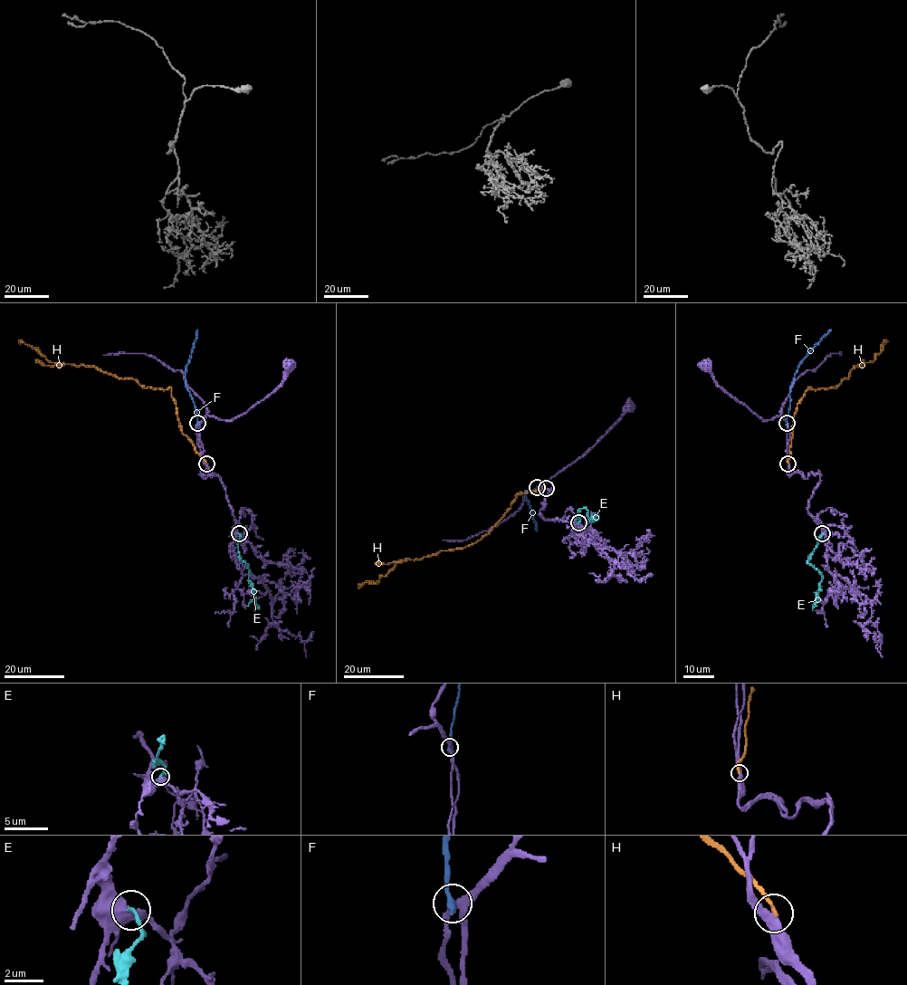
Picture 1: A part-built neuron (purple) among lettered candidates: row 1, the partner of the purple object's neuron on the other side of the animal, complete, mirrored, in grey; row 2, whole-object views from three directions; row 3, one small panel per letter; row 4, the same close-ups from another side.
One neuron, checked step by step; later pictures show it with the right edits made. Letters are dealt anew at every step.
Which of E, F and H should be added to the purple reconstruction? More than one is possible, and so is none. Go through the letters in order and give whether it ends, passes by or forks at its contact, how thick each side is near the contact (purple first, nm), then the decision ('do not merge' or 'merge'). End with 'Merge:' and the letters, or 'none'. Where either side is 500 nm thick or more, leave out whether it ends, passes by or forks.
E: it ends | 480/190 nm | merge
F: it ends | 240/320 nm | do not merge
H: it ends | 360/200 nm | do not merge
Merge: E

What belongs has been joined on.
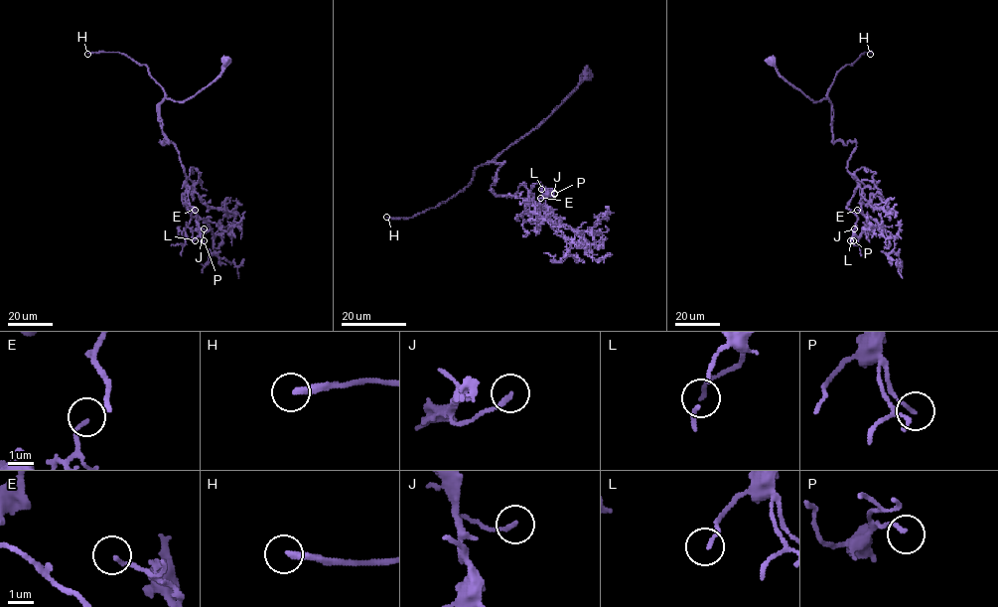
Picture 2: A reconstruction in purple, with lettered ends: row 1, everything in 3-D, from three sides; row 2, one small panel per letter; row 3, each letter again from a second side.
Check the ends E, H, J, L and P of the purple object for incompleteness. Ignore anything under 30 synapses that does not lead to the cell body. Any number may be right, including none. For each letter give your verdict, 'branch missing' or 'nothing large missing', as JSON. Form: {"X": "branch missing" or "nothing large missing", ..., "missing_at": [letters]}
{"E": "branch missing", "H": "branch missing", "J": "nothing large missing", "L": "nothing large missing", "P": "nothing large missing", "missing_at": ["E", "H"]}

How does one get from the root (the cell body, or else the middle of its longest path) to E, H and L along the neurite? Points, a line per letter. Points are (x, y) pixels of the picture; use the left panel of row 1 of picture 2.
E: (226, 61), (191, 97), (160, 104), (169, 143), (160, 140), (175, 146), (184, 203), (195, 210)
H: (226, 61), (224, 71), (213, 81), (191, 97), (177, 101), (165, 97), (145, 65), (118, 53), (87, 54)
L: (226, 61), (191, 97), (160, 104), (169, 143), (160, 140), (174, 143), (186, 174), (200, 232), (195, 240)

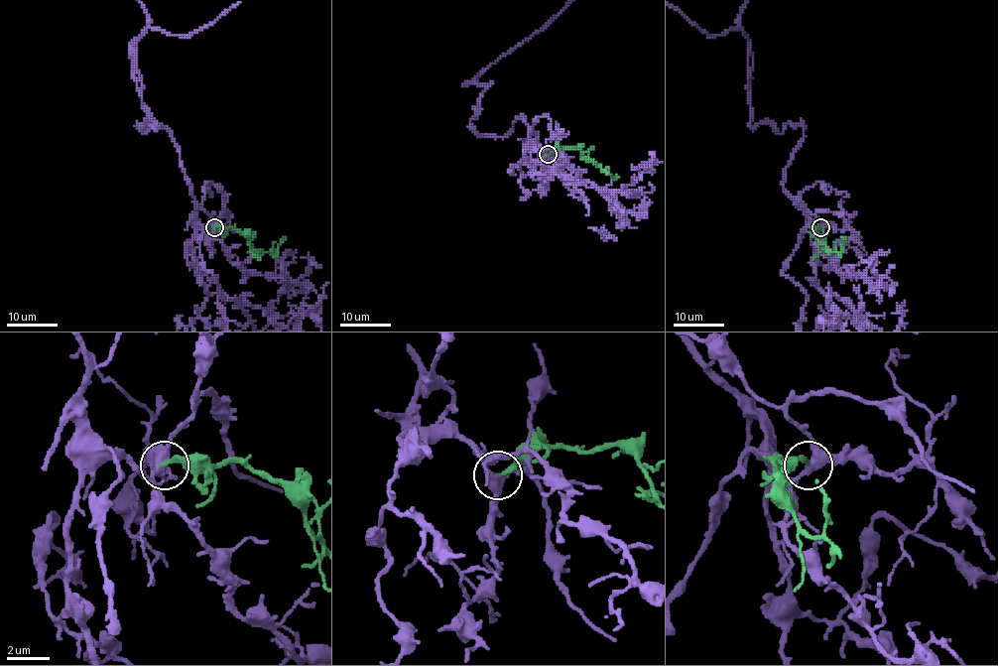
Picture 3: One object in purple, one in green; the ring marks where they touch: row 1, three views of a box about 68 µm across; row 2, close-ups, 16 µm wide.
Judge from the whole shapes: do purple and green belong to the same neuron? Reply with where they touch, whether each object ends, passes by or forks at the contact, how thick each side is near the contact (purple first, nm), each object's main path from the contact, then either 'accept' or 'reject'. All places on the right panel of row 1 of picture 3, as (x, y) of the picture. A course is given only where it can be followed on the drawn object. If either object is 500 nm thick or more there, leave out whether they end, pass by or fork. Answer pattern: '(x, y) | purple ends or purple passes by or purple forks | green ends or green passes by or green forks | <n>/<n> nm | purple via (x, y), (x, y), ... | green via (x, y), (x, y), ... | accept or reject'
(820, 227) | purple forks | green ends | 340/220 nm | purple via (820, 227), (784, 189), (800, 122), (749, 126), (739, 28), (696, 27) | green via (820, 227), (813, 227), (813, 234), (827, 250), (839, 255), (845, 240), (843, 236) | accept

